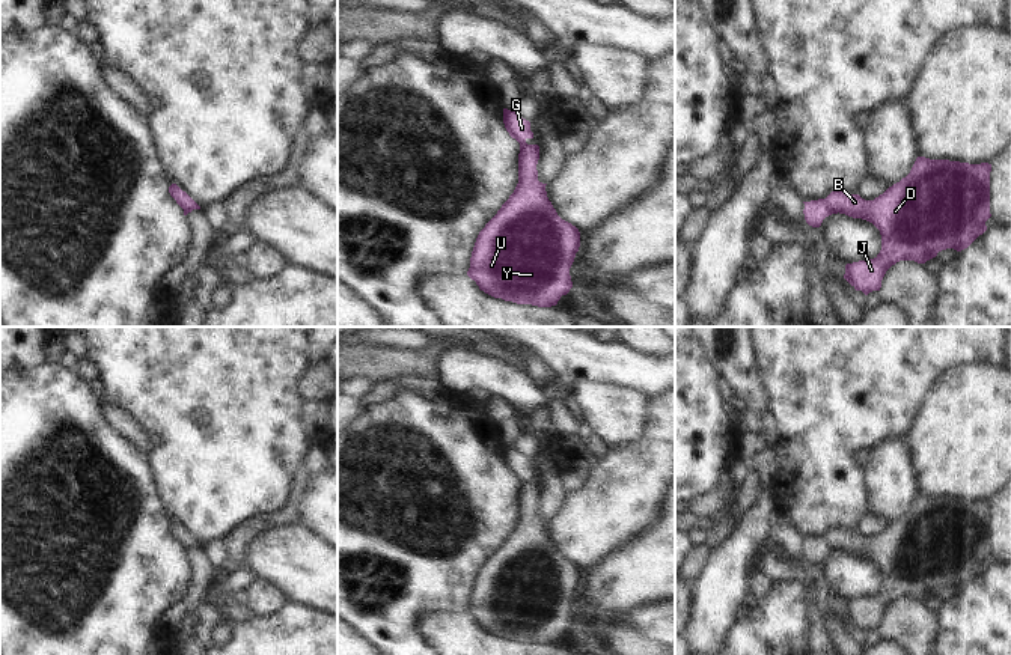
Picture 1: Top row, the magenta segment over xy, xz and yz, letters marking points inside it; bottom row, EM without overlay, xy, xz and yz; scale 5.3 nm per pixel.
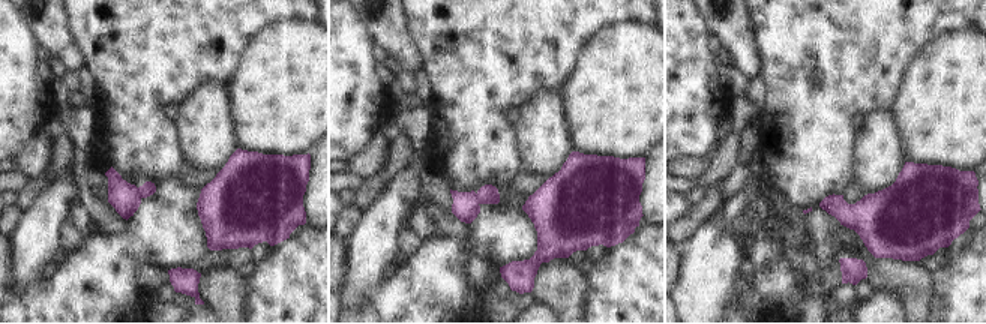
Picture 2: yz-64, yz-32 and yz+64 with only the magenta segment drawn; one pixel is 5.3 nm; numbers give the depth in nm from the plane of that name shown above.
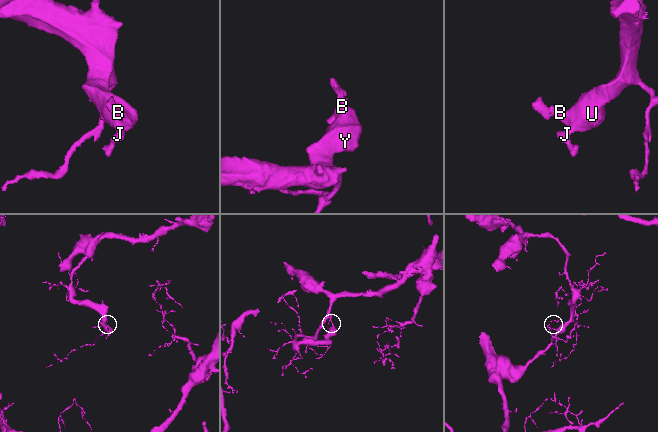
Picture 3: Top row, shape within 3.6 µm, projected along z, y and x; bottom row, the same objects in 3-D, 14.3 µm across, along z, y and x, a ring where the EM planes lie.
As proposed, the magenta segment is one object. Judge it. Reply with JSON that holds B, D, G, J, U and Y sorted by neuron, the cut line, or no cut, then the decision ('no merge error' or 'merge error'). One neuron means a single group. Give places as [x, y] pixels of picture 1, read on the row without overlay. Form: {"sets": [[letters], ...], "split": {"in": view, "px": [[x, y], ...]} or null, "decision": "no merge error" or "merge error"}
{"sets": [["B", "D", "J", "U", "Y"], ["G"]], "split": {"in": "yz", "px": [[824, 536], [833, 550]]}, "decision": "merge error"}

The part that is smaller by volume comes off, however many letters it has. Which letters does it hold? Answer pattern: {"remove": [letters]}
{"remove": ["G"]}

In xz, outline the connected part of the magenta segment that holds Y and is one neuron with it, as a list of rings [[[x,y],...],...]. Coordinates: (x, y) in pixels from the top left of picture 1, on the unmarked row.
[[[520,482],[518,521],[497,551],[479,569],[467,613],[485,631],[538,644],[556,643],[573,625],[570,605],[580,584],[580,569],[562,557],[538,518],[538,482]]]

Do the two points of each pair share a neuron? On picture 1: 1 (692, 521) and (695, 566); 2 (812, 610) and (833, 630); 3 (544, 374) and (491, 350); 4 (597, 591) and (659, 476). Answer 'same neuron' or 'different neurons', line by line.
1: different neurons
2: different neurons
3: same neuron
4: same neuron

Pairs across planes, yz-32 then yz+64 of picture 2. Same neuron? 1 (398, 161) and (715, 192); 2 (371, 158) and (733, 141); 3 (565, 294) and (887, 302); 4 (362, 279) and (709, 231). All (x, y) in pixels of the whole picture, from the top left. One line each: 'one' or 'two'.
1: one
2: two
3: two
4: one

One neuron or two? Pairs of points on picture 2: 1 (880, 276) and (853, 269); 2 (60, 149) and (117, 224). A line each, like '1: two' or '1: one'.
1: two
2: two

